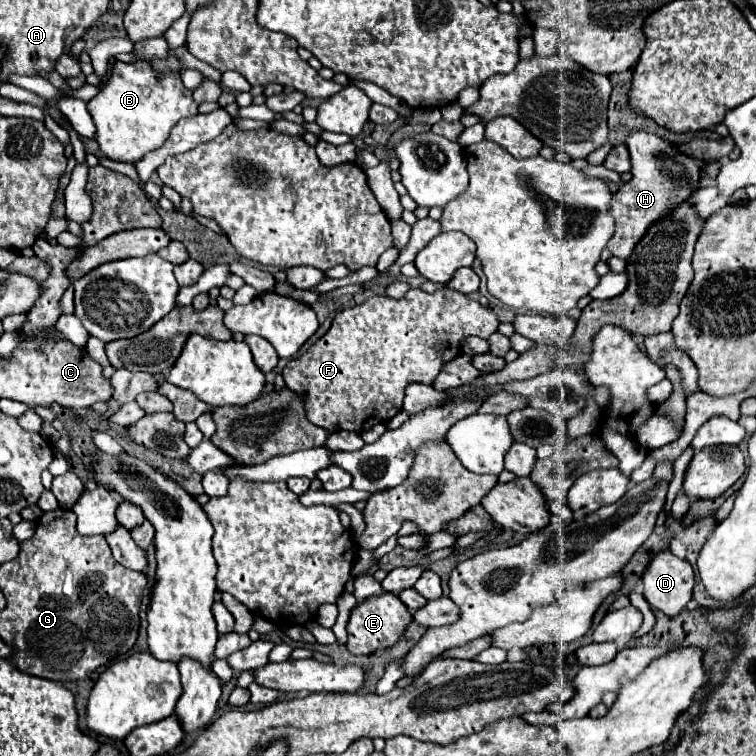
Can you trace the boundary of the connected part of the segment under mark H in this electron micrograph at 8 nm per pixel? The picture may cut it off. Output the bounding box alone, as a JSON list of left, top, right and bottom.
[607,132,703,258]

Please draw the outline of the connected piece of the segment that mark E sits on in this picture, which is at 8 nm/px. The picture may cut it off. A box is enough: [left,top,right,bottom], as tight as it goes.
[347,592,413,654]

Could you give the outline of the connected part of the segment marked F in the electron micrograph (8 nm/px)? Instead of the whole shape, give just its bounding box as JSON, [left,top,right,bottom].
[283,286,499,434]

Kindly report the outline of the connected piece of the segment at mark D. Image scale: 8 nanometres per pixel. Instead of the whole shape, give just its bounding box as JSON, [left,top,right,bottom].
[641,550,695,616]

